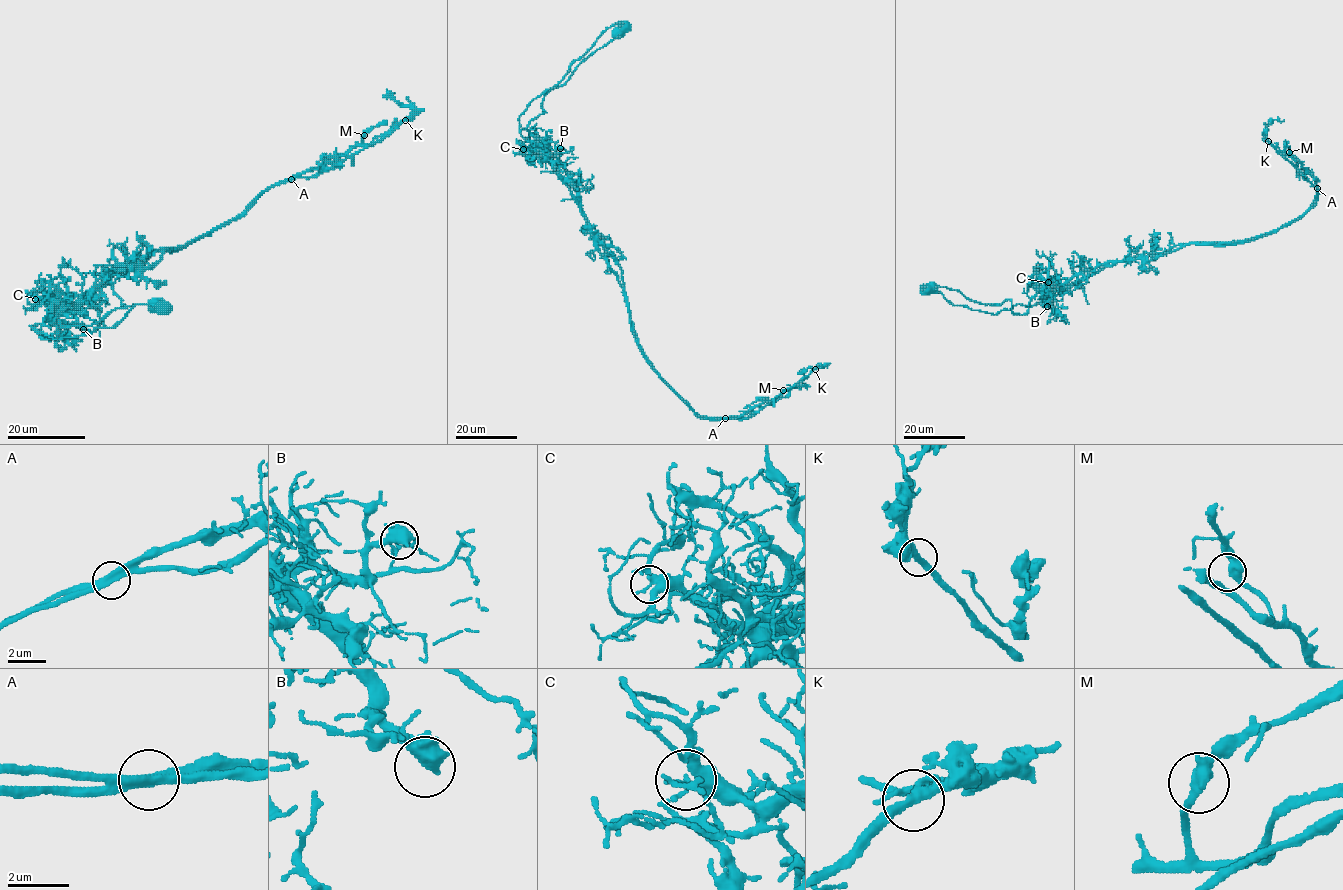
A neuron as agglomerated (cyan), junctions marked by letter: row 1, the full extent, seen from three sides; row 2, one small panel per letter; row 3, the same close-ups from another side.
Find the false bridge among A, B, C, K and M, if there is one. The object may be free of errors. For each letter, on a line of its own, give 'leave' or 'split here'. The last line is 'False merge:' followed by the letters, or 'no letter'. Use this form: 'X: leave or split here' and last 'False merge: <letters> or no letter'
A: split here
B: leave
C: leave
K: leave
M: leave
False merge: A

